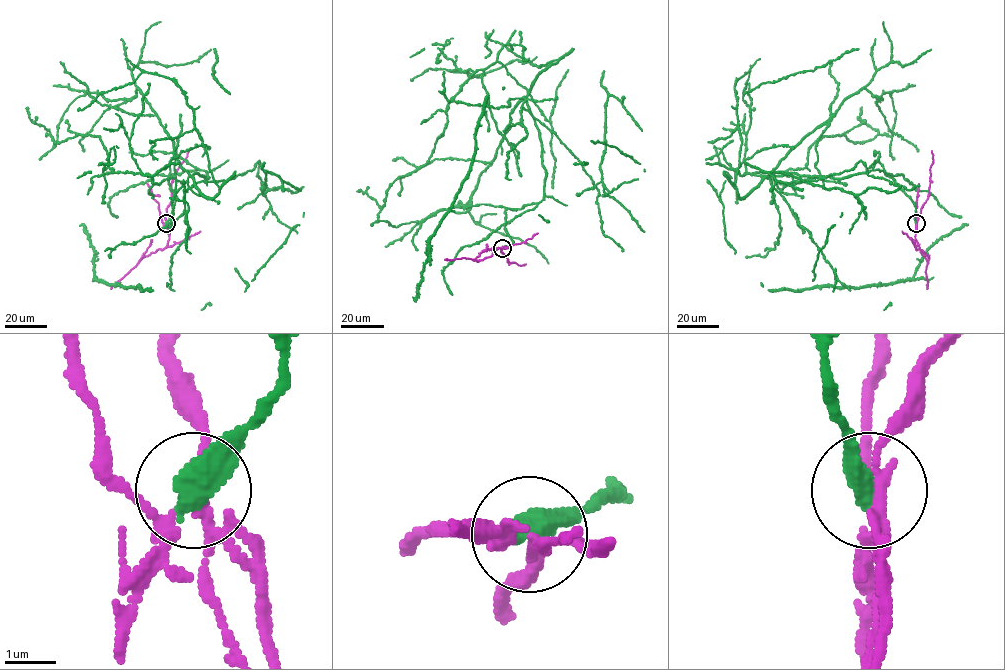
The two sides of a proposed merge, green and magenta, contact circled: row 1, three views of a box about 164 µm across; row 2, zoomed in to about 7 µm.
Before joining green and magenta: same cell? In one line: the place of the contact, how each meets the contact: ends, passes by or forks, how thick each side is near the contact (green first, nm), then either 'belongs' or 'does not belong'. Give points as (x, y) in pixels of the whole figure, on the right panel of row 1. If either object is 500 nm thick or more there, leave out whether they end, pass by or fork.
at (916, 223); 550 nm thick on the green side, 180 nm on the other; does not belong

